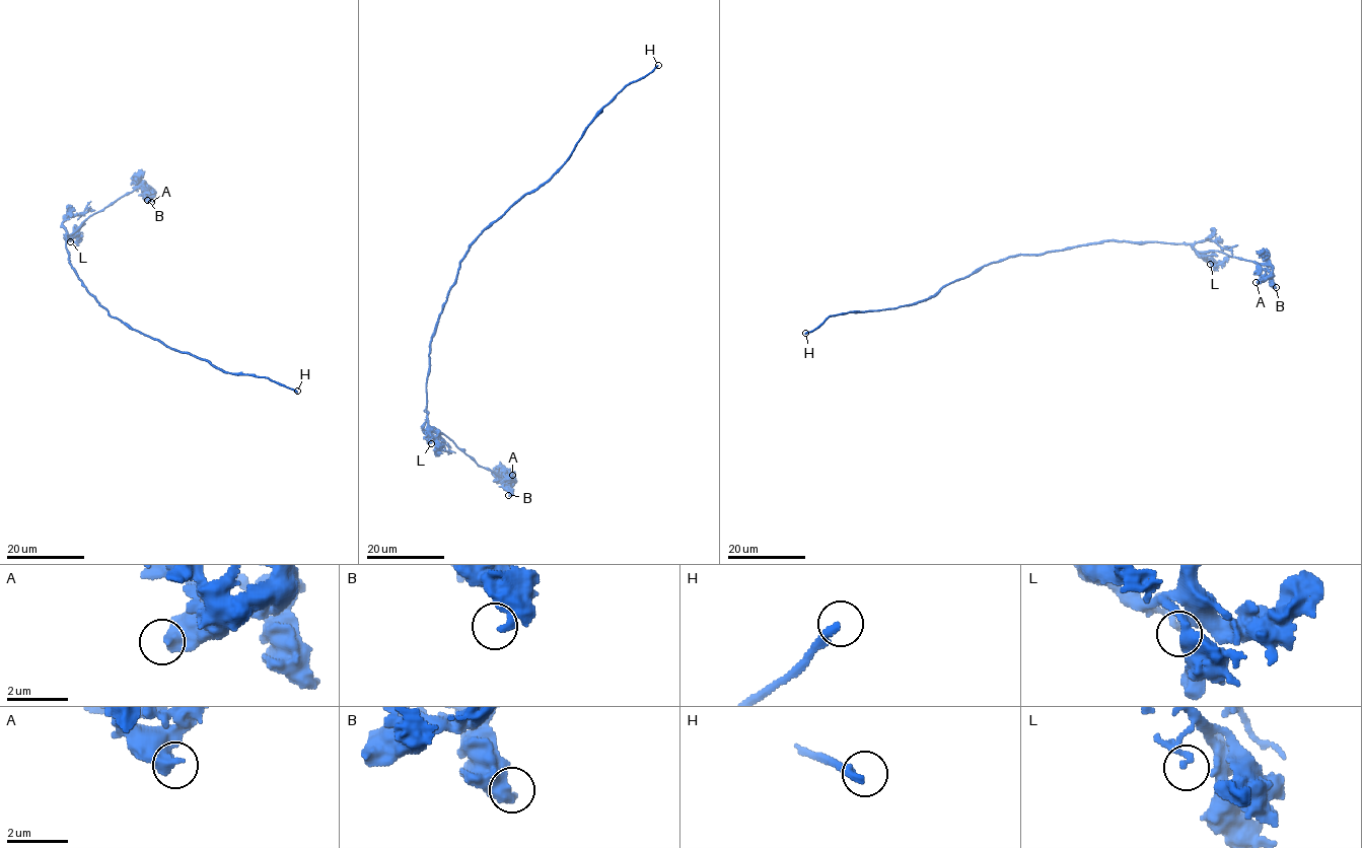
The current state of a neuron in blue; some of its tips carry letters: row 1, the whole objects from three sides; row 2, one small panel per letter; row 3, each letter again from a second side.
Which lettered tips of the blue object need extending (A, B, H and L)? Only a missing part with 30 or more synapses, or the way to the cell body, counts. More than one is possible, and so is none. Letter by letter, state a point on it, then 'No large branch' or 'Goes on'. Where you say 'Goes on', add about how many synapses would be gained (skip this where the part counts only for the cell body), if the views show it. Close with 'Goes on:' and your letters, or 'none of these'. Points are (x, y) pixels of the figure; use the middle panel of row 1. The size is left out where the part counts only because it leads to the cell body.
A: Place: (512, 475). No large branch
B: Place: (508, 495). No large branch
H: Place: (658, 65). No large branch
L: Place: (431, 443). No large branch
Goes on: none of these

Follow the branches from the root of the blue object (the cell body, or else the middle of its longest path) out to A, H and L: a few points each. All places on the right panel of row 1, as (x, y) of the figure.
A: (1032, 255), (1105, 241), (1189, 242), (1201, 254), (1218, 251), (1255, 264), (1272, 266), (1270, 277), (1256, 282)
H: (1032, 255), (1010, 256), (989, 264), (913, 304), (830, 316), (821, 325), (805, 333)
L: (1032, 255), (1105, 241), (1187, 242), (1210, 264)

